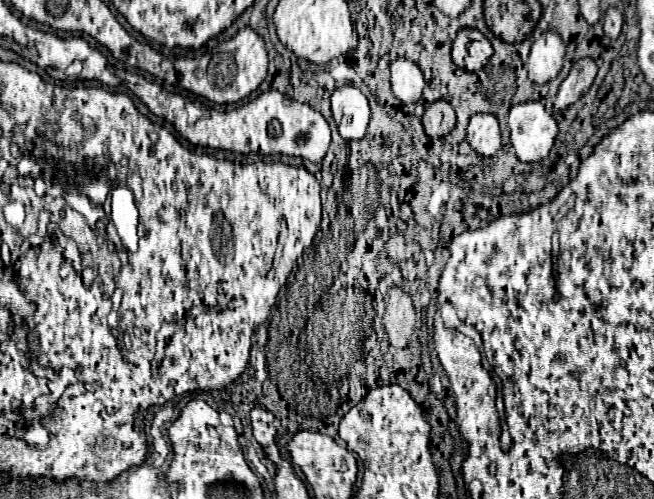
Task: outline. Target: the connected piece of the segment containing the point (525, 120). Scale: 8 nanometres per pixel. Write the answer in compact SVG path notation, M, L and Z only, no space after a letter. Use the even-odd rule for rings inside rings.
M541 102L517 104L509 112L511 144L521 162L543 160L557 136L557 122Z

